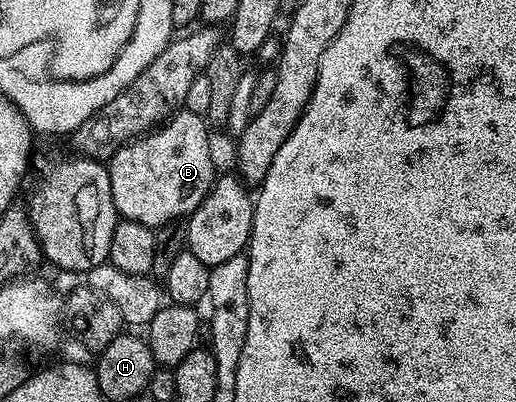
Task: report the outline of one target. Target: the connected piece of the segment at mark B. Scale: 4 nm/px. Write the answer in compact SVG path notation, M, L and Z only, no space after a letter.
M184 108L177 111L172 118L161 123L140 138L134 138L120 146L113 157L108 159L111 196L118 215L124 221L138 222L154 228L184 219L207 196L215 181L213 174L213 154L209 151L209 130L206 119L200 114L193 114Z

